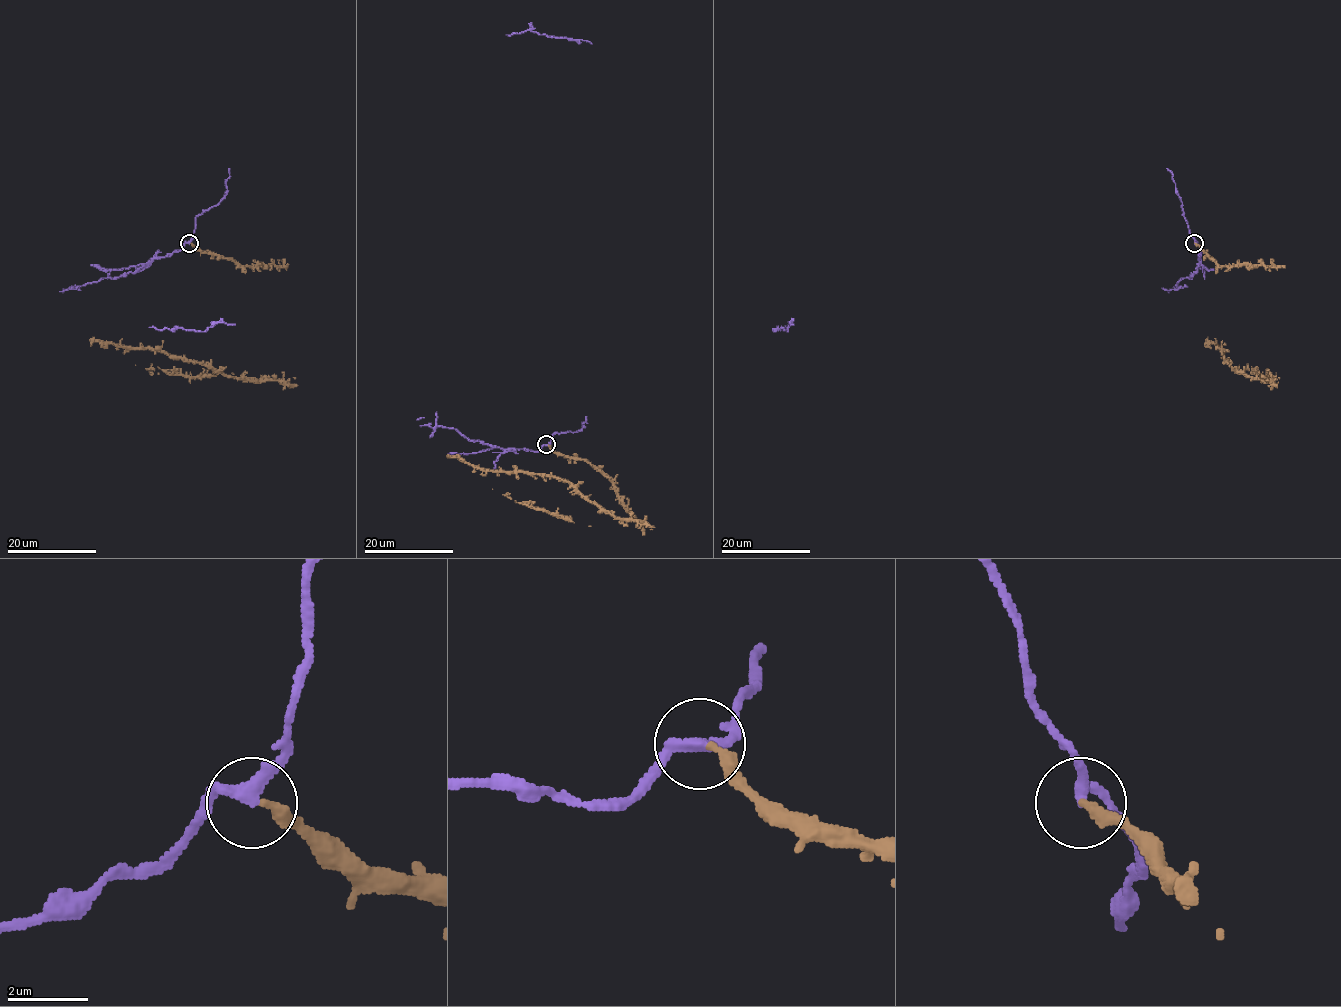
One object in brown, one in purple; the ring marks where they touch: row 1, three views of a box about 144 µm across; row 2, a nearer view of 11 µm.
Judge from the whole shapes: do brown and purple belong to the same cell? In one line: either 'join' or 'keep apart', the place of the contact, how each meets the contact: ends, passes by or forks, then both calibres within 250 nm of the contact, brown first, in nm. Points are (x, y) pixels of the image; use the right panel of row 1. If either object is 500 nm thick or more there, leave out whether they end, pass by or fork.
keep apart; place (1194, 243); brown ends; purple passes by; calibres 280 and 280 nm

